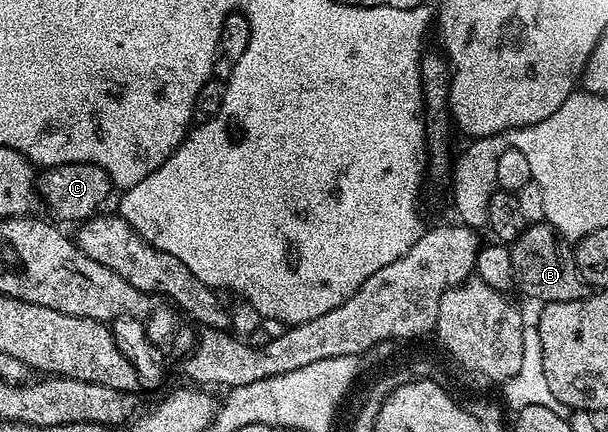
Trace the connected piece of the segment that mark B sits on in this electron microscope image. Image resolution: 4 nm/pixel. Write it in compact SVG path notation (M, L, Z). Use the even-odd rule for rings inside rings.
M548 223L529 224L519 239L512 241L509 248L516 291L521 291L533 300L541 300L542 305L580 300L586 295L587 285L577 275L574 253L570 249L568 252L564 246L566 247L562 237Z

